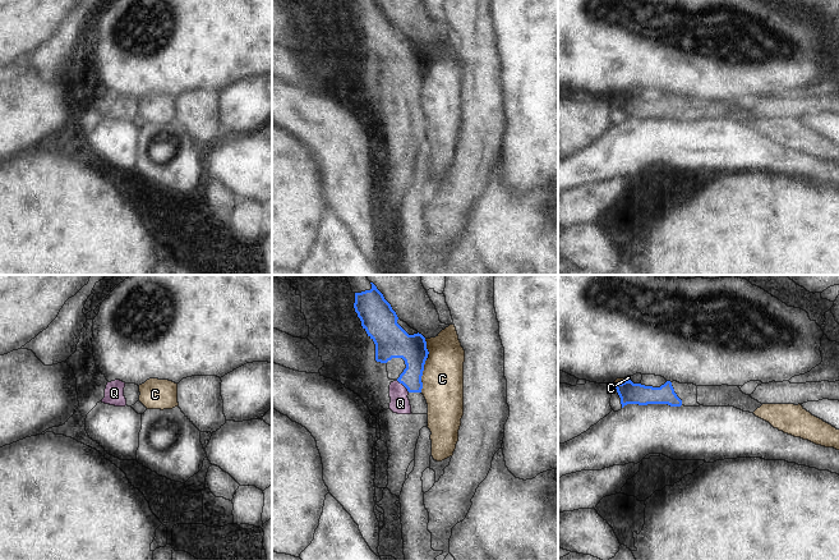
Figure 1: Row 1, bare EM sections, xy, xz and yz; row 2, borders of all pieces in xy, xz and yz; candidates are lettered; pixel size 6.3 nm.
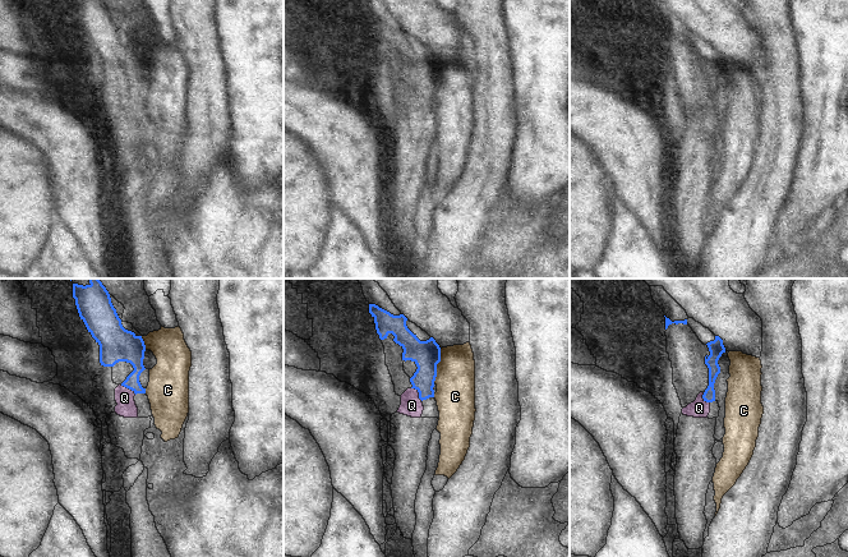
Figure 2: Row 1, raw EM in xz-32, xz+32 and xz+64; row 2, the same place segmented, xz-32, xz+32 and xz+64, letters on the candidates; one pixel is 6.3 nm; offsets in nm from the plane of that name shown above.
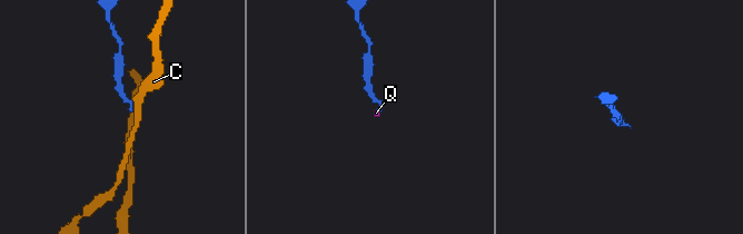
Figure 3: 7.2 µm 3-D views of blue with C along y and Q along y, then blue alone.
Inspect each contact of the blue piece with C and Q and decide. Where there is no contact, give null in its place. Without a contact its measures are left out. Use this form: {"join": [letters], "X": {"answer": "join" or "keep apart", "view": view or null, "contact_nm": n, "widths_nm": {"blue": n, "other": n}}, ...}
{"join": ["Q"], "C": {"answer": "keep apart", "view": "xz", "contact_nm": 220, "widths_nm": {"blue": 180, "other": 260}}, "Q": {"answer": "join", "view": "xz", "contact_nm": 120, "widths_nm": {"blue": 180, "other": 120}}}

